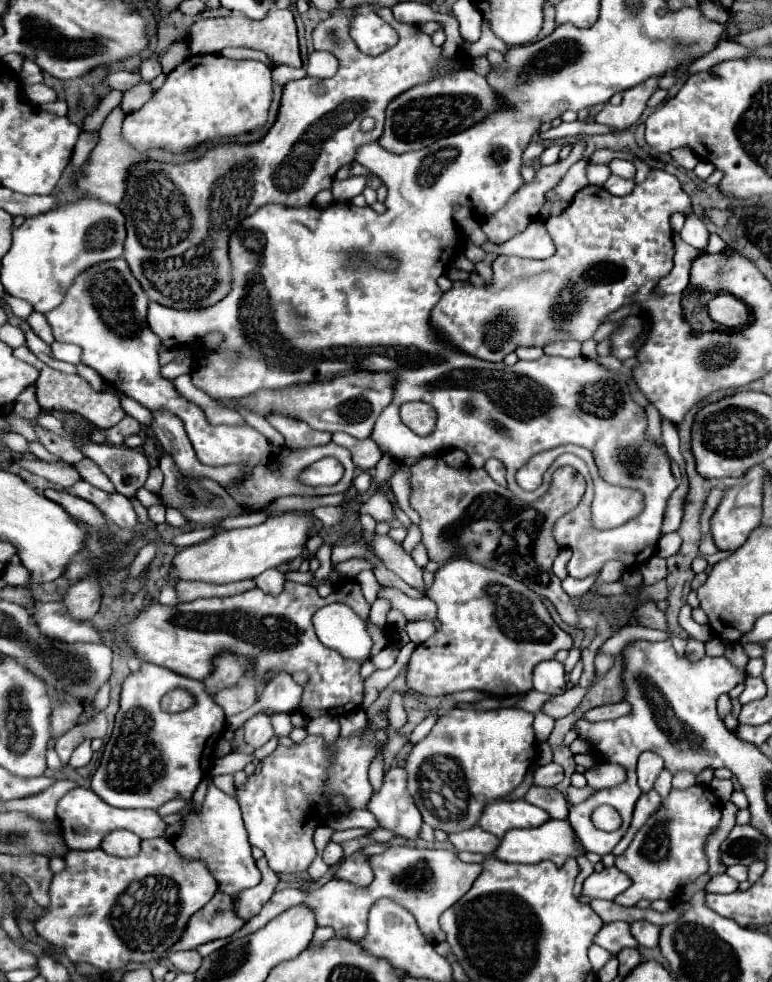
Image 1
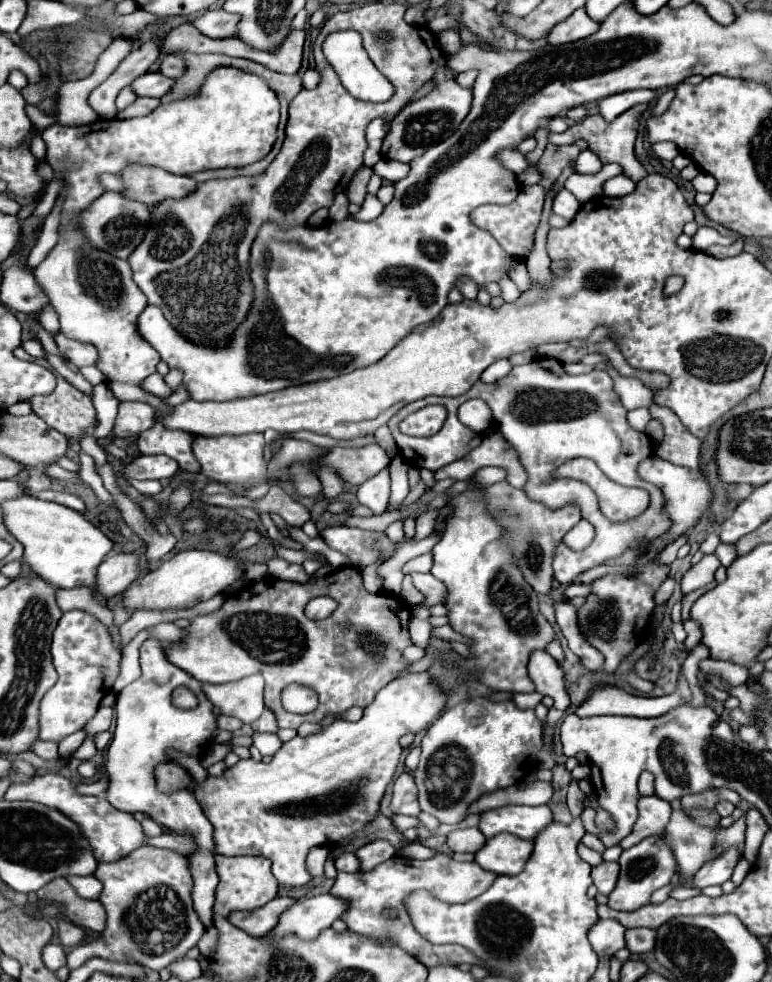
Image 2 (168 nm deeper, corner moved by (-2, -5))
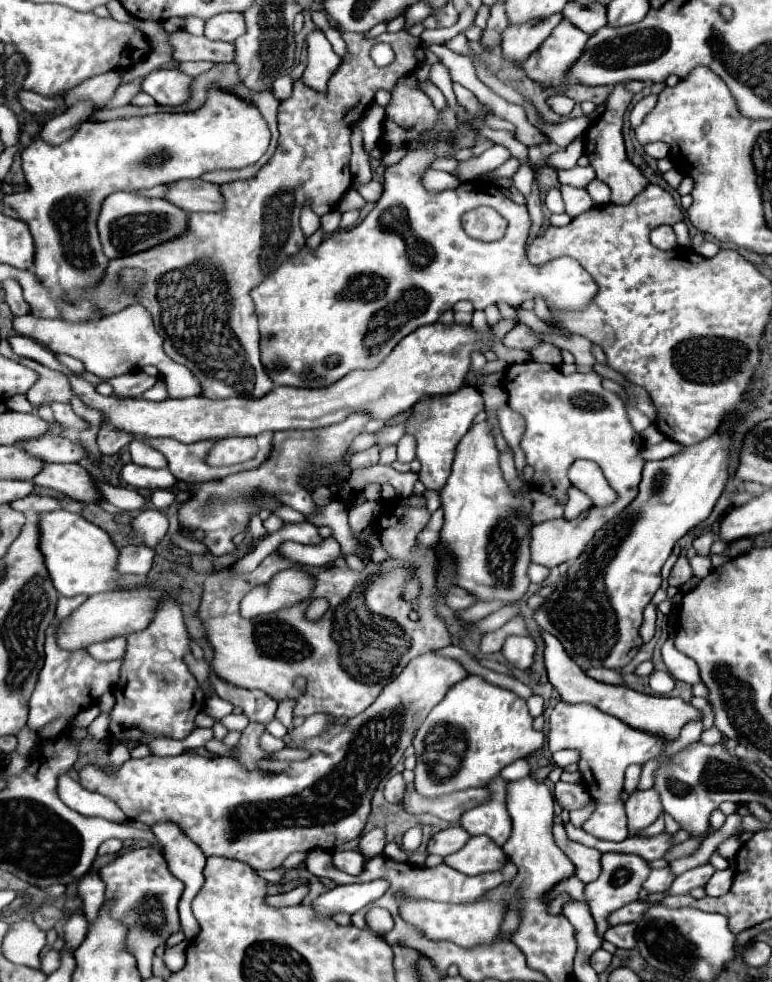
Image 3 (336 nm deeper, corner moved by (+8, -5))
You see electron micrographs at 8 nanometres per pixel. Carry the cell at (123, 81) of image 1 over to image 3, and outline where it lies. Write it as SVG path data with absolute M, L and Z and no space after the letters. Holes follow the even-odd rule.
M156 69L144 79L142 91L152 95L158 105L184 105L192 95L192 77L176 69Z

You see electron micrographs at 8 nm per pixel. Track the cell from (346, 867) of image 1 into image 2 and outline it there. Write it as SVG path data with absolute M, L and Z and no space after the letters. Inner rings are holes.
M384 839L366 843L366 845L362 845L356 851L356 857L360 861L360 871L364 871L364 873L368 873L370 869L378 867L382 861L388 861L394 855L396 855L396 849L388 841L384 841Z

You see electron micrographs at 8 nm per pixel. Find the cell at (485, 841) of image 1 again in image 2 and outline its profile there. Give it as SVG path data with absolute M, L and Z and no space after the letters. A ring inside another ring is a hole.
M478 827L456 829L448 833L448 845L456 853L476 853L478 849L482 849L482 845L486 845L486 837Z

